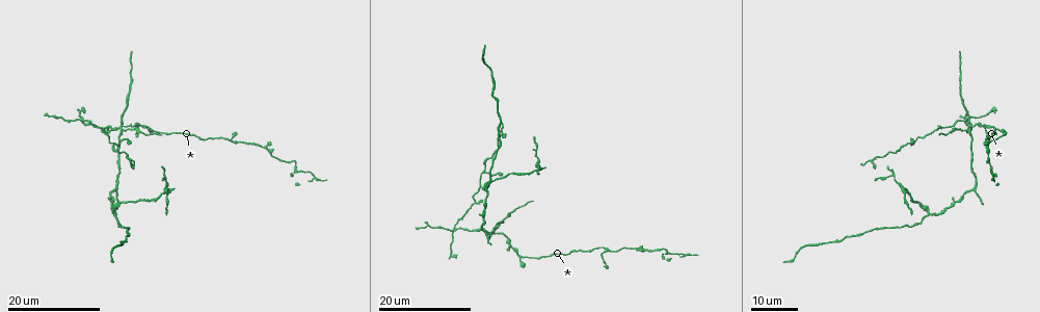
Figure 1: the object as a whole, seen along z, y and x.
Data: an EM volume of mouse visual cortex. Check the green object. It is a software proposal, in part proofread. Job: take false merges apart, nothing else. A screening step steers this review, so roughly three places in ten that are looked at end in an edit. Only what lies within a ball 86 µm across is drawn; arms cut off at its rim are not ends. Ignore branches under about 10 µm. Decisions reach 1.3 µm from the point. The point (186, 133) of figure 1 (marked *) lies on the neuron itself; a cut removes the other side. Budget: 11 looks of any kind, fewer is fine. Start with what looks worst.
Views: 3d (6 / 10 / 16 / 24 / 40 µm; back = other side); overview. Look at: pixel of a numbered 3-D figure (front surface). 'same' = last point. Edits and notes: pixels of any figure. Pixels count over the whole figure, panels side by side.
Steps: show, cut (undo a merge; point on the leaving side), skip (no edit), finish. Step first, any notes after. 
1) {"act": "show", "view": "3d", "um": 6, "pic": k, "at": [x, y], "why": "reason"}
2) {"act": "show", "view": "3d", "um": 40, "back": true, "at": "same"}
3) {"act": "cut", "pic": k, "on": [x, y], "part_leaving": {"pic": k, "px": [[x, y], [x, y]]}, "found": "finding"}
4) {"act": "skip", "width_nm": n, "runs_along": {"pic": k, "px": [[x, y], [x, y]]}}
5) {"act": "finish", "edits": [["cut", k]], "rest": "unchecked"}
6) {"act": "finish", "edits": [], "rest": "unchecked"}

{"act": "show", "view": "3d", "um": 16, "pic": 1, "at": [452, 228], "why": "four or more arms meet"}

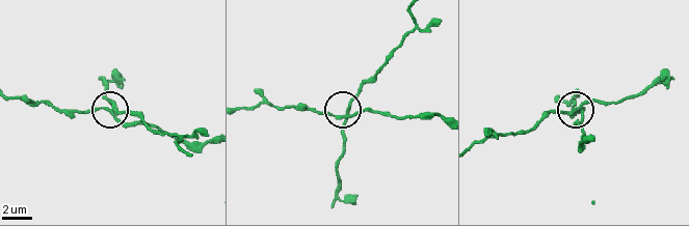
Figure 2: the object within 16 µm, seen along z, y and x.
{"act": "show", "view": "3d", "um": 10, "pic": 2, "at": [111, 110]}

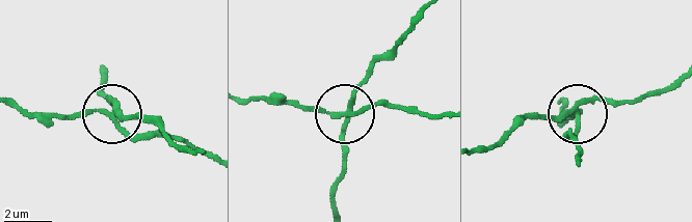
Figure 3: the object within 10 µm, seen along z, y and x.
{"act": "cut", "pic": 3, "on": [345, 147], "part_leaving": {"pic": 3, "px": [[347, 112], [371, 66], [415, 19]]}, "found": "a second neuron is stuck on"}

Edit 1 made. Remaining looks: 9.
{"act": "show", "view": "3d", "um": 24, "pic": 1, "at": [121, 122], "why": "four arms meet"}

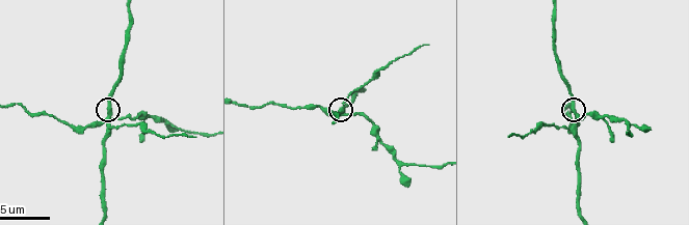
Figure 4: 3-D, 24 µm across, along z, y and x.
{"act": "show", "view": "3d", "um": 6, "pic": 4, "at": [110, 116], "why": "zoom in"}

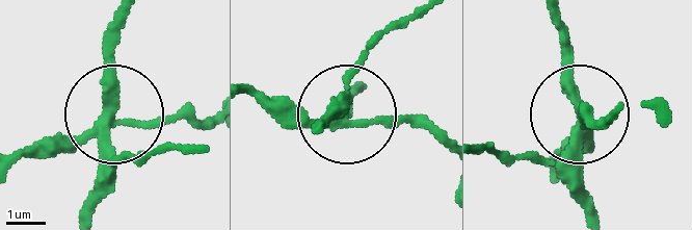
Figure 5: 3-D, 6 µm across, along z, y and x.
{"act": "cut", "pic": 5, "on": [113, 72], "part_leaving": {"pic": 5, "px": [[106, 132], [97, 208]]}, "found": "two neurons meet here"}

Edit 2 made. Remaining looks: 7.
{"act": "show", "view": "3d", "um": 16, "pic": 4, "at": [403, 164], "why": "sudden change in width"}

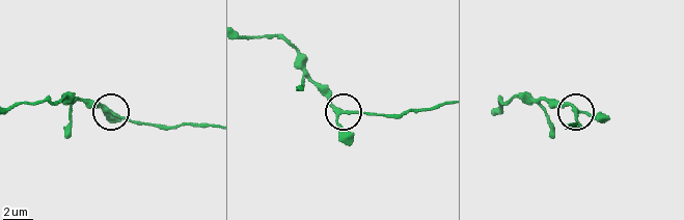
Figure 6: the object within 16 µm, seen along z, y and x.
{"act": "show", "view": "3d", "um": 6, "pic": 6, "at": [576, 113]}

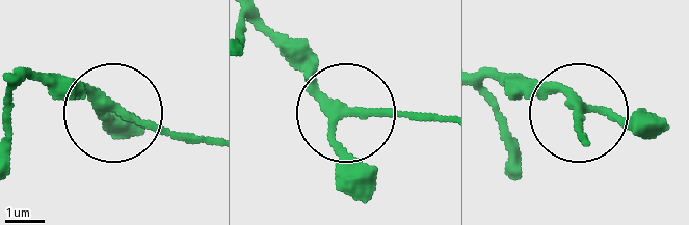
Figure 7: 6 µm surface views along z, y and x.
{"act": "skip", "runs_along": {"pic": 7, "px": [[205, 141], [135, 124], [49, 75]]}, "found": "all the same neuron"}

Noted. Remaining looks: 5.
{"act": "show", "view": "3d", "um": 16, "pic": 1, "at": [265, 145], "why": "calibre changes"}

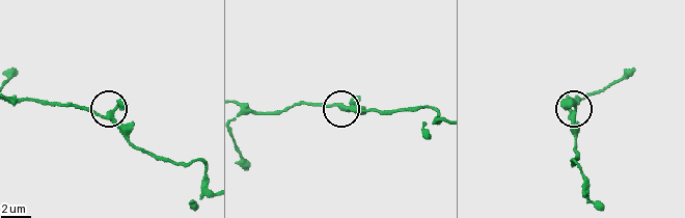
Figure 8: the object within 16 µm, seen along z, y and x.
{"act": "show", "view": "3d", "um": 10, "pic": 8, "at": [571, 118], "why": "zoom in"}

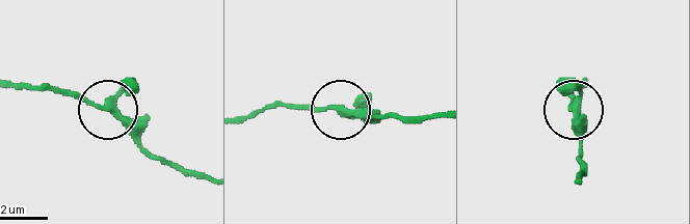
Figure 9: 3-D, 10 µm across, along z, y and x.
{"act": "skip", "runs_along": {"pic": 9, "px": [[243, 117], [285, 103], [391, 115]]}, "found": "one neuron here"}

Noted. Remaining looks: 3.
{"act": "show", "view": "3d", "um": 24, "pic": 1, "at": [987, 164], "why": "thick turns thin"}

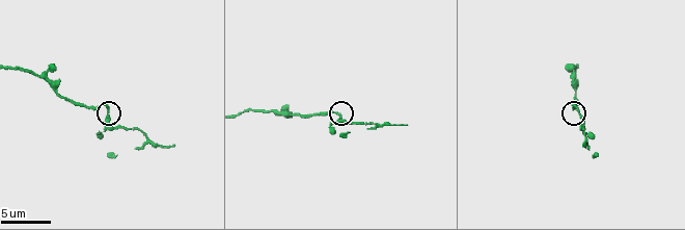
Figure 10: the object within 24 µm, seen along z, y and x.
{"act": "show", "view": "3d", "um": 6, "pic": 10, "at": [108, 110]}

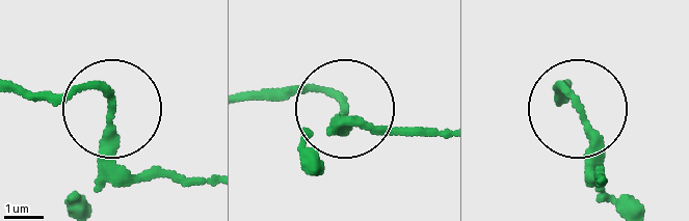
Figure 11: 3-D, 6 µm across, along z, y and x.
{"act": "skip", "found": "all the same neuron"}

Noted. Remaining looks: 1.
{"act": "finish", "edits": [["cut", 3], ["cut", 5]], "rest": "unchecked"}

